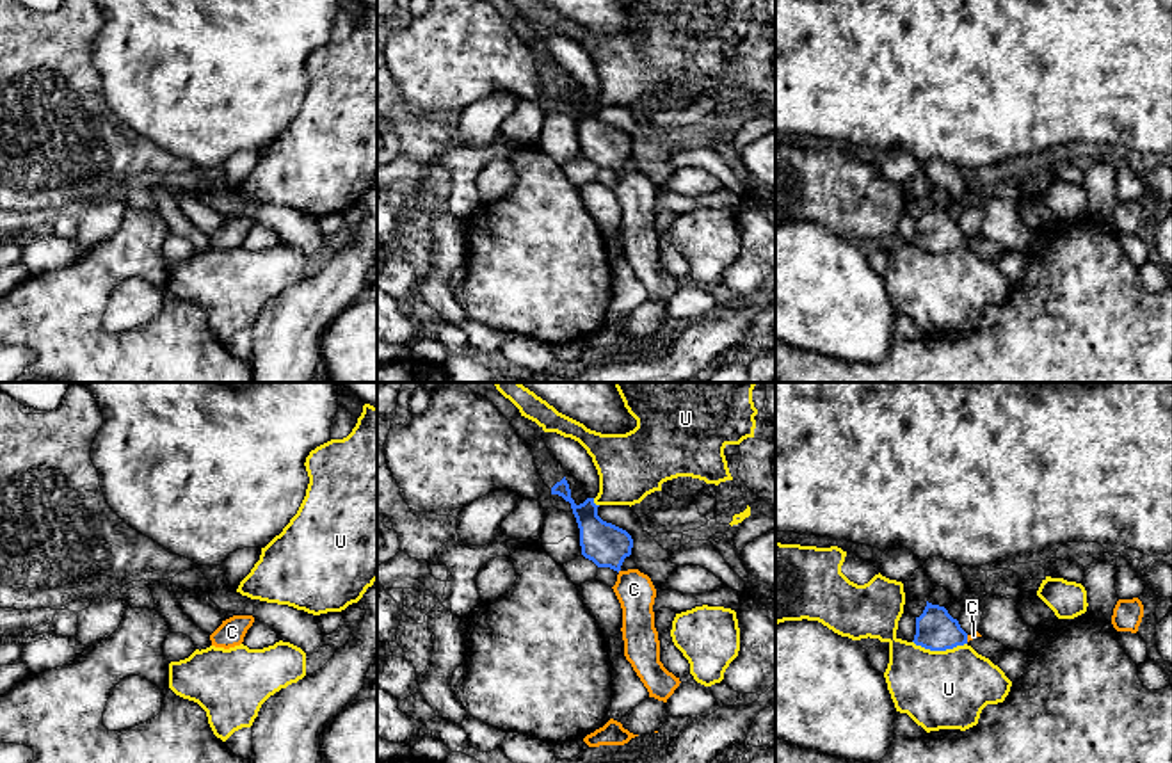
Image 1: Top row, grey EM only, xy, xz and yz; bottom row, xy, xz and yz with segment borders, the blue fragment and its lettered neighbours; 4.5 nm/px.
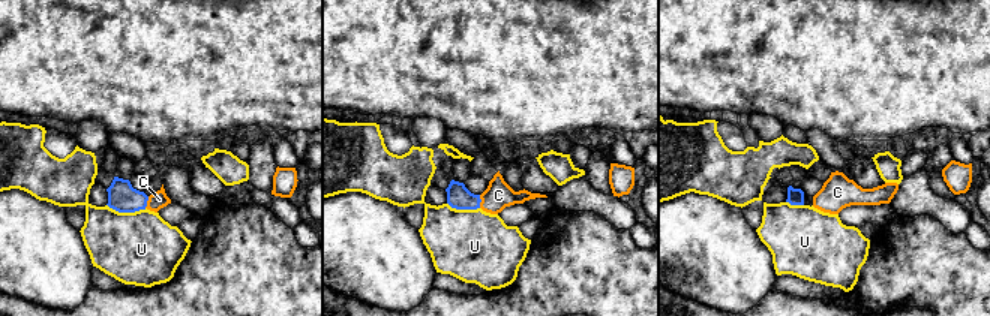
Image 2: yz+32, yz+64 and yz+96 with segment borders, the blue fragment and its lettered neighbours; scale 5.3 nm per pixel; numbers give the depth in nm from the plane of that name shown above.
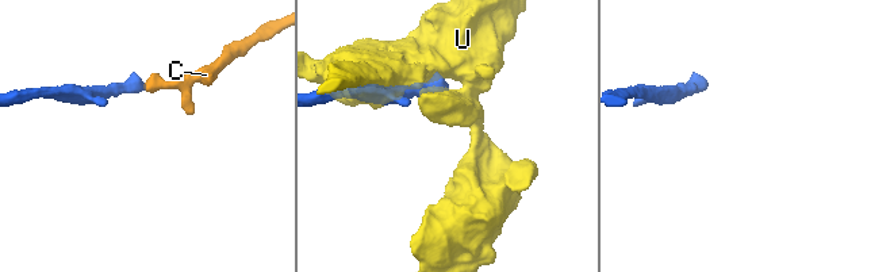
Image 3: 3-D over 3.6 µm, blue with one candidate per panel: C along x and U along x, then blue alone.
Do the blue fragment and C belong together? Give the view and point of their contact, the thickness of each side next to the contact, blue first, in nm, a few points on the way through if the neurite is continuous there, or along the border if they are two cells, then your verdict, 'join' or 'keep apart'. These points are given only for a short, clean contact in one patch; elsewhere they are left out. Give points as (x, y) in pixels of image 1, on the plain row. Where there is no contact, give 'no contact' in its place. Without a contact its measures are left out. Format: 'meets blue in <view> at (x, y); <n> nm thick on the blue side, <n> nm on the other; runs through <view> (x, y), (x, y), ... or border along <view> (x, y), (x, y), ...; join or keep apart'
meets blue in yz at (966, 240); 190 nm thick on the blue side, 30 nm on the other; runs through yz (936, 232), (966, 240), (973, 237); join

